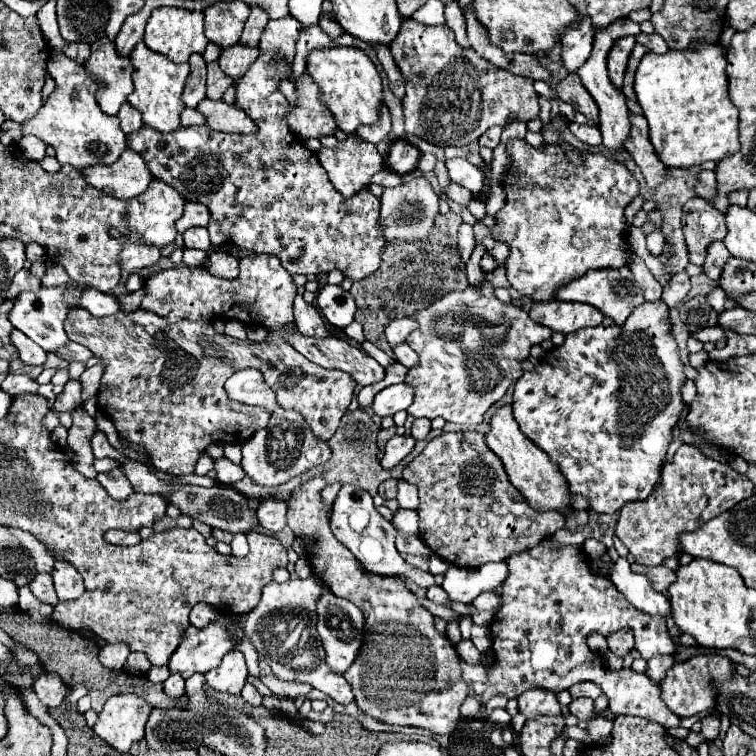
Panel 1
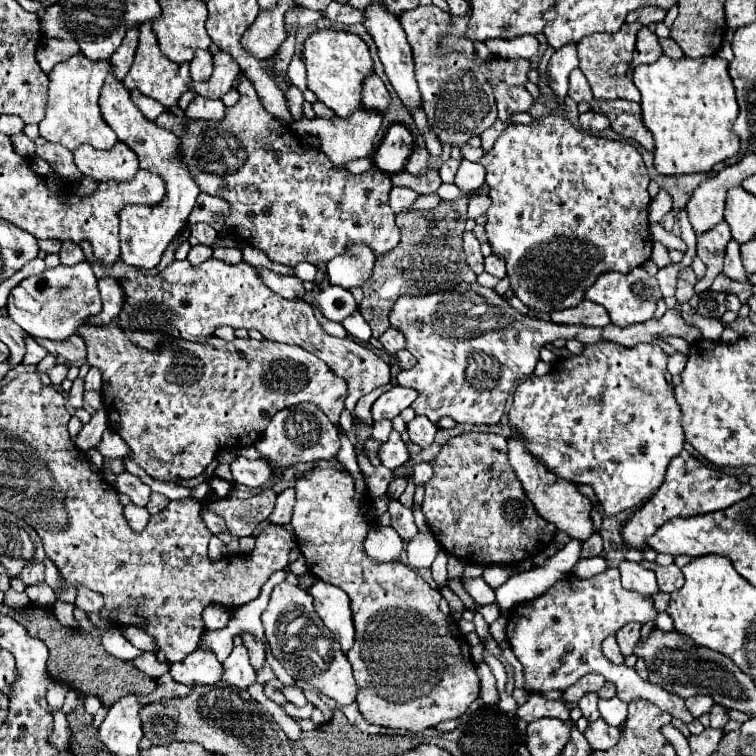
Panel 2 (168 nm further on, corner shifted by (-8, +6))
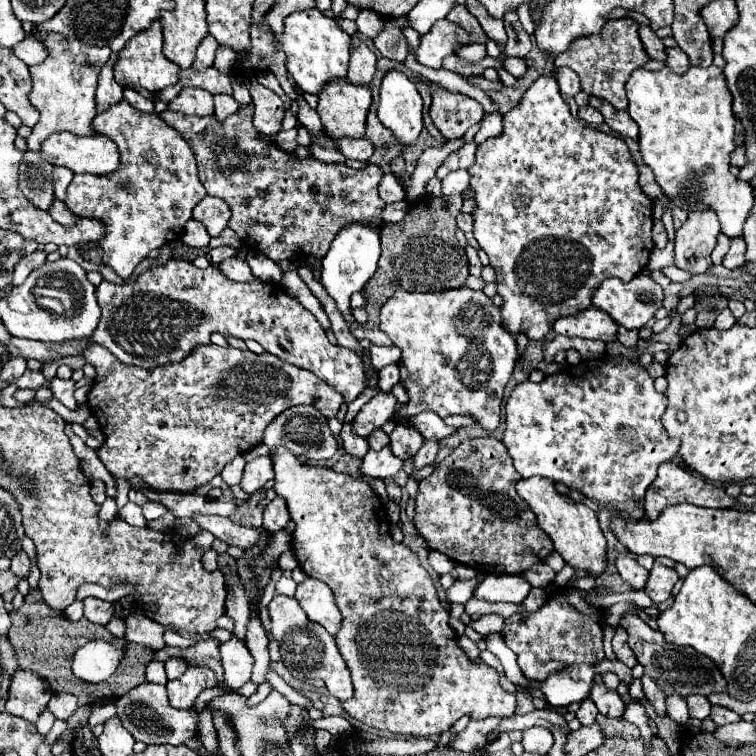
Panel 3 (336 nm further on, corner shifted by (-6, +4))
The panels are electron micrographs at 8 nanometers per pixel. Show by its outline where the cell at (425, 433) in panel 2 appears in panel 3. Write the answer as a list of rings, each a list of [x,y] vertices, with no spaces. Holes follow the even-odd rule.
[[[397,425],[395,431],[393,431],[389,437],[391,437],[391,443],[389,443],[391,453],[393,453],[395,457],[403,459],[403,461],[405,461],[405,459],[411,459],[411,457],[419,451],[419,447],[423,445],[421,433],[419,433],[417,429],[413,429],[413,427]]]

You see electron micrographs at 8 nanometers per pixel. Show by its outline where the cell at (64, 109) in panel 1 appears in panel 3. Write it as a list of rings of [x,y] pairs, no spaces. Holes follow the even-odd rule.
[[[51,33],[43,41],[47,59],[39,65],[31,65],[29,73],[33,89],[29,101],[41,113],[39,123],[27,137],[27,151],[39,151],[41,143],[57,131],[69,131],[75,135],[95,135],[91,121],[95,117],[95,87],[101,67],[109,61],[109,47],[91,47],[79,39],[63,39],[59,33]]]

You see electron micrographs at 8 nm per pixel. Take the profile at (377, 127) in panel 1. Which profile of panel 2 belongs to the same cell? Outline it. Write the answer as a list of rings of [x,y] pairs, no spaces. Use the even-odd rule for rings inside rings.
[[[377,75],[367,77],[363,87],[363,109],[371,109],[385,115],[389,105],[391,105],[391,95],[385,89],[385,83]]]

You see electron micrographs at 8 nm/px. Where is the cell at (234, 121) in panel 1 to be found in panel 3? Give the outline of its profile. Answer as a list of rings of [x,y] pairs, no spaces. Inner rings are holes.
[[[185,87],[173,101],[167,103],[167,107],[171,111],[179,111],[185,115],[205,117],[205,115],[213,113],[213,97],[203,89]]]

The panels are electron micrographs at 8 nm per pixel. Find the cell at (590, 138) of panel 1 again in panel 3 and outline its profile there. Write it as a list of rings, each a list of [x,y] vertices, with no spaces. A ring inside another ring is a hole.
[[[591,105],[579,107],[577,115],[579,115],[579,119],[583,119],[583,121],[589,123],[589,125],[601,125],[601,123],[603,123],[603,115],[601,115],[597,109],[593,109]]]

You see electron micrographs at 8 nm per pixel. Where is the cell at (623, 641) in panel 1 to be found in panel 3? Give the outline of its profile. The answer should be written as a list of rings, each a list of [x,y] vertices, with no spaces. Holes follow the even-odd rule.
[[[623,627],[615,629],[615,637],[613,637],[613,653],[619,661],[623,661],[627,667],[635,667],[637,659],[631,651],[631,647],[627,645],[627,631]]]

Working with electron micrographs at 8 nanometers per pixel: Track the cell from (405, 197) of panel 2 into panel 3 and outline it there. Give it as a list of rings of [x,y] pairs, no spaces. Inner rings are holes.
[[[393,173],[383,175],[381,183],[379,183],[379,195],[385,203],[395,203],[395,201],[403,201],[405,193],[401,189],[401,185],[397,183],[397,177]]]

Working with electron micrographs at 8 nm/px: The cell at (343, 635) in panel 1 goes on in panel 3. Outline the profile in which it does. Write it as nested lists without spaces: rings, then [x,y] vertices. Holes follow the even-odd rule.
[[[307,577],[303,583],[297,585],[295,599],[305,609],[311,621],[323,625],[331,635],[339,631],[341,613],[333,601],[331,589],[323,581]]]

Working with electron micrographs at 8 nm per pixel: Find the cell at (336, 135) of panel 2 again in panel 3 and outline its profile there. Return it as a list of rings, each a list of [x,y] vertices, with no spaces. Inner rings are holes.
[[[331,79],[319,93],[317,113],[331,137],[363,137],[371,105],[371,89],[355,87],[349,79]]]

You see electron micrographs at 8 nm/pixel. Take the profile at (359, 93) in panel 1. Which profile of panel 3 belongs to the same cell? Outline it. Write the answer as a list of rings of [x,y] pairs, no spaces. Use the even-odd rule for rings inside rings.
[[[309,9],[287,15],[283,35],[275,35],[275,43],[285,53],[285,67],[295,85],[307,93],[319,93],[329,79],[347,75],[351,37],[337,25],[335,19],[325,17],[321,11]]]

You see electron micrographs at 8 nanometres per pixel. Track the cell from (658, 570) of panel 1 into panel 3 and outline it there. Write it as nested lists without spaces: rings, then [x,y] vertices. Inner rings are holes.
[[[655,561],[653,569],[649,573],[649,581],[645,585],[645,593],[653,599],[655,605],[659,605],[659,603],[663,603],[663,601],[667,601],[671,597],[677,579],[679,577],[677,577],[675,569],[669,569],[669,567]]]

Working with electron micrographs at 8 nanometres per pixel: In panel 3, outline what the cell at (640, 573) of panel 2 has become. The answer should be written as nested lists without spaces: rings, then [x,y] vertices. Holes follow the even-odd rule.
[[[617,555],[615,565],[617,565],[617,573],[621,575],[621,579],[627,581],[633,589],[645,587],[649,573],[635,559],[631,559],[629,555]]]

